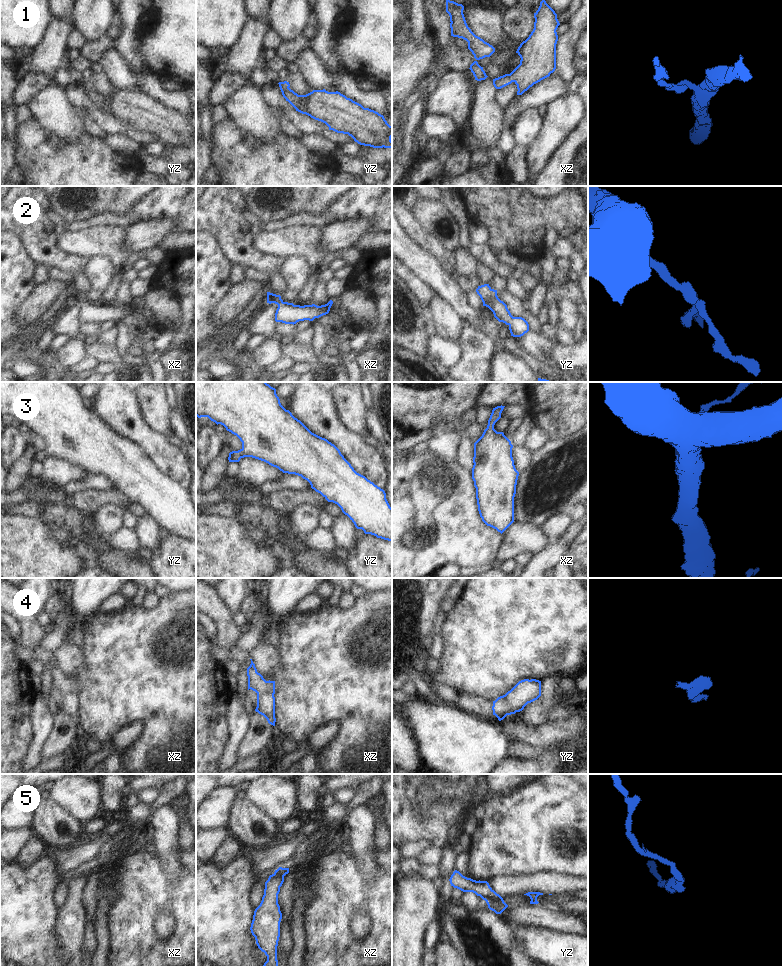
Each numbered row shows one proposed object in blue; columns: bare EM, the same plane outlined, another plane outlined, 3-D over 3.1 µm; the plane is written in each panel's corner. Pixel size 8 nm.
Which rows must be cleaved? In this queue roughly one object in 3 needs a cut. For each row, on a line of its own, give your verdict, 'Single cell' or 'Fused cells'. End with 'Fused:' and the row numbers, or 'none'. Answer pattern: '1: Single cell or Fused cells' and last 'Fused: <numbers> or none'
1: Single cell
2: Single cell
3: Single cell
4: Single cell
5: Single cell
Fused: none.

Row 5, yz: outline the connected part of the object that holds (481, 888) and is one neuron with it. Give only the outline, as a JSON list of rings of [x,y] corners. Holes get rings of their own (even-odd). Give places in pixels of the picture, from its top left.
[[[455,870],[451,875],[450,884],[463,892],[473,892],[486,901],[488,908],[496,914],[501,914],[508,905],[503,898],[497,894],[487,881],[476,881],[463,876],[459,871]]]

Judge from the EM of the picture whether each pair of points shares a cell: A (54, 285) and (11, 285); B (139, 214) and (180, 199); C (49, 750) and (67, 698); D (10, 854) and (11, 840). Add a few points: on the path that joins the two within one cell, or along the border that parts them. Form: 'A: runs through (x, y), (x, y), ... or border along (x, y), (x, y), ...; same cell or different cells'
A: border along (36, 285), (21, 303); different cells
B: runs through (149, 208), (170, 199); same cell
C: border along (59, 710), (77, 726); different cells
D: runs through (10, 851), (10, 843); same cell

